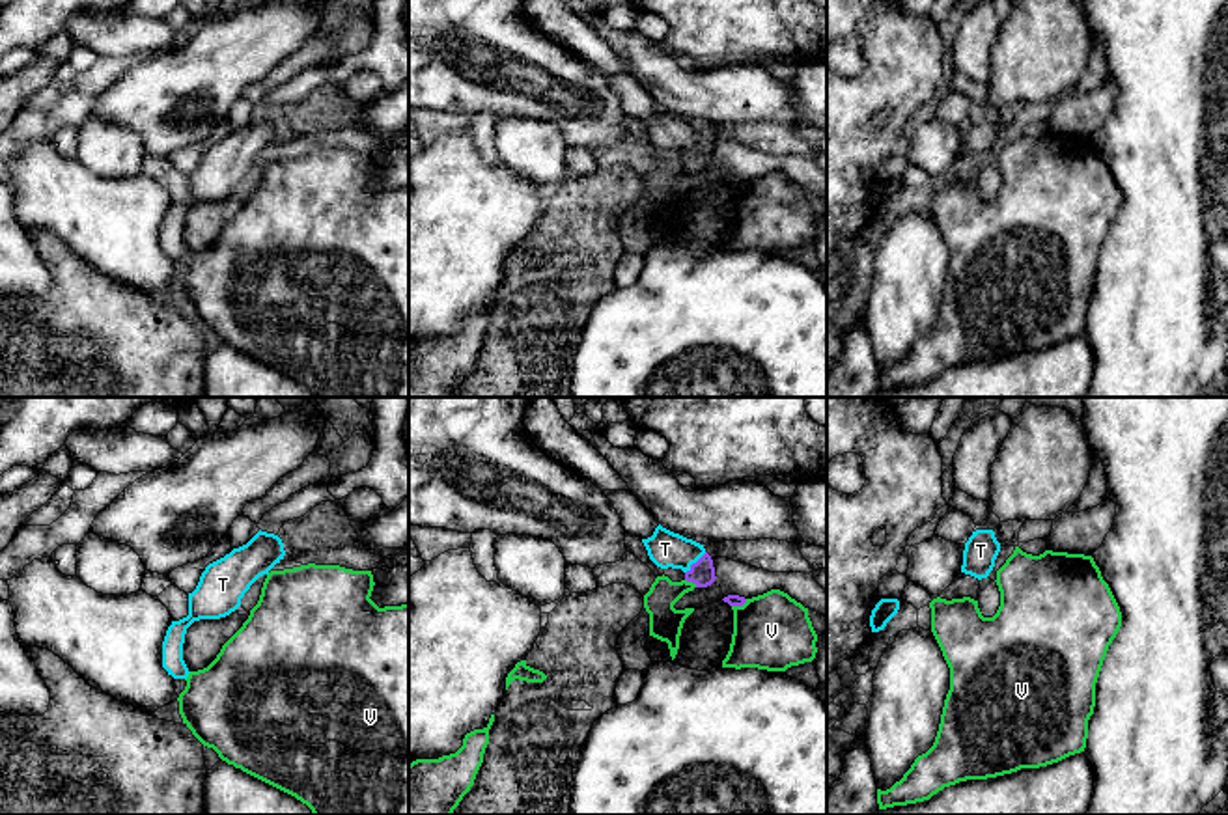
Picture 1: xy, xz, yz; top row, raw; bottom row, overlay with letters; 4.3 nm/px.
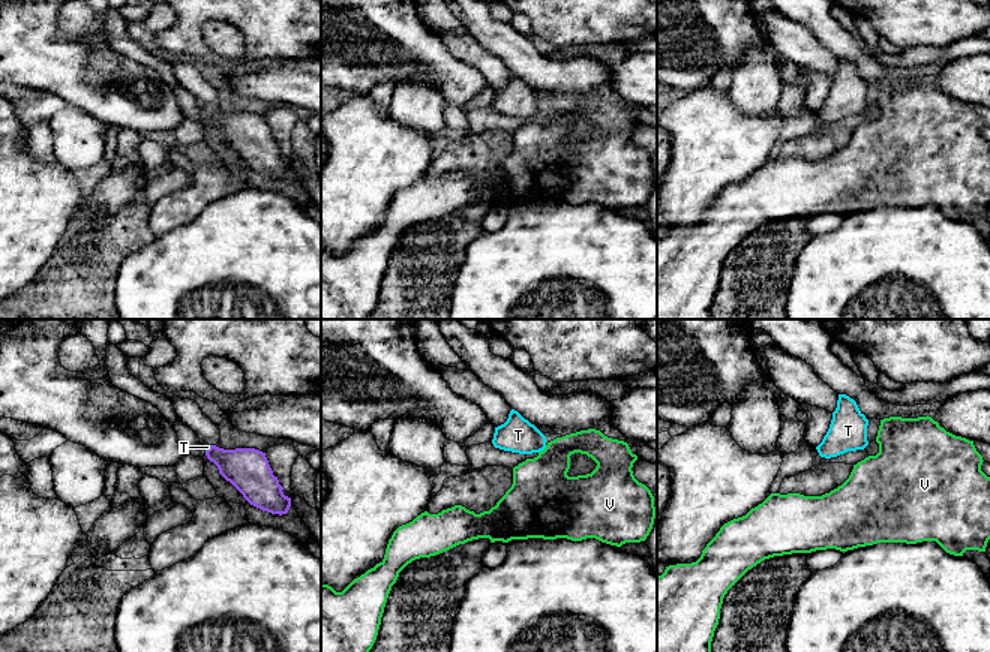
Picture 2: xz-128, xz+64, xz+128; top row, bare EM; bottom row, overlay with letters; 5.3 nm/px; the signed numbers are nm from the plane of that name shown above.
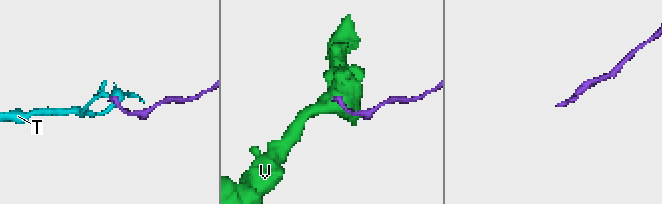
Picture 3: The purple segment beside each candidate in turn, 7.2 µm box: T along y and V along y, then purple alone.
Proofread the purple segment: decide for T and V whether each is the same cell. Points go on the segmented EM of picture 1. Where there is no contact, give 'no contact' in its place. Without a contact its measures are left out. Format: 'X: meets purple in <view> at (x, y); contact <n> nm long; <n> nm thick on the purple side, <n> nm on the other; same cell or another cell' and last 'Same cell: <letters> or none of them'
T: meets purple in xz at (697, 562); contact 130 nm long; 110 nm thick on the purple side, 160 nm on the other; same cell
V: meets purple in xz at (691, 580); contact 70 nm long; 110 nm thick on the purple side, 140 nm on the other; another cell
Same cell: T

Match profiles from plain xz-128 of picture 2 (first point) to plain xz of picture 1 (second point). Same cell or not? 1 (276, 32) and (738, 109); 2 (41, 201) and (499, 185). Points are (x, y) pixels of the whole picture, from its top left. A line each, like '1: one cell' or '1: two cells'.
1: two cells
2: one cell

